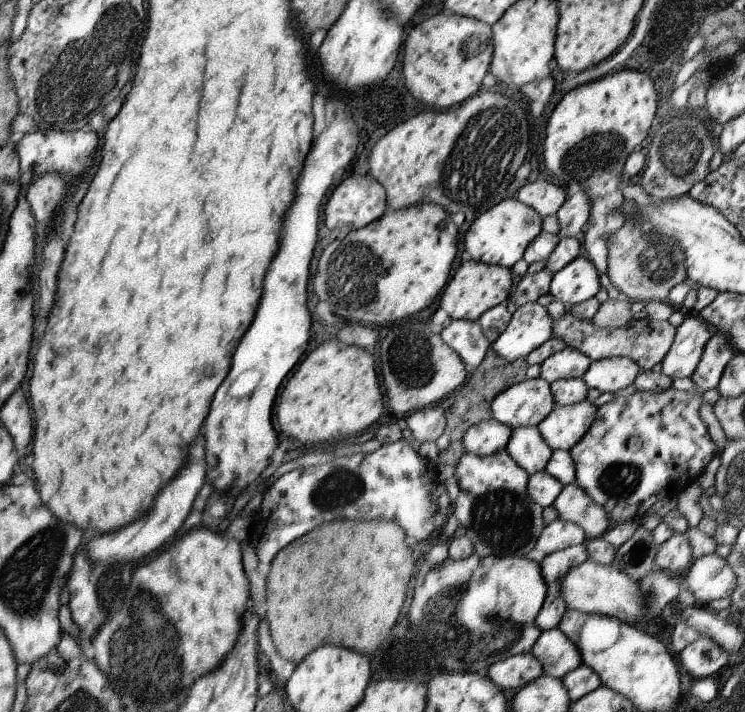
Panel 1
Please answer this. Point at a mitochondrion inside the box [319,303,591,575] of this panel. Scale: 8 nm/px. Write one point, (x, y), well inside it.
(502, 523)

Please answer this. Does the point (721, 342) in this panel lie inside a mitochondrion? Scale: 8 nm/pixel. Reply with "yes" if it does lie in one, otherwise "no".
yes

